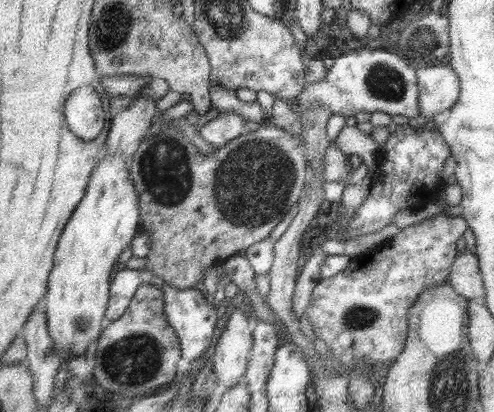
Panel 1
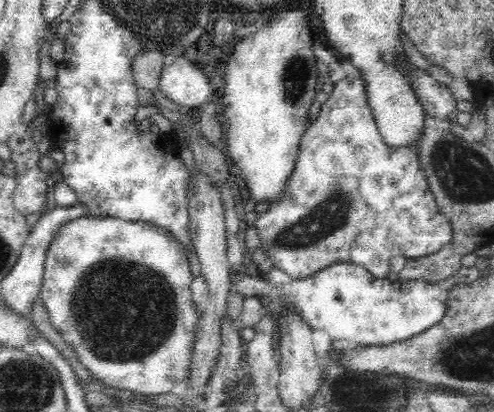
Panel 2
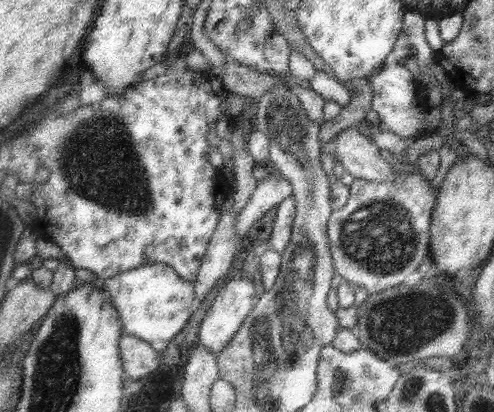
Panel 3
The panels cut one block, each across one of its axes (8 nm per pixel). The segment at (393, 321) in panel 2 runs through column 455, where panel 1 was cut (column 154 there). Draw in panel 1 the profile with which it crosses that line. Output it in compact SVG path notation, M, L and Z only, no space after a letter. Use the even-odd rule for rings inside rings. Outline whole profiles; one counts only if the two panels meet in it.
M119 270L115 272L115 276L111 278L109 282L109 292L107 292L107 306L105 306L105 312L103 312L103 328L107 324L111 324L113 320L117 320L127 304L131 302L133 294L137 292L139 286L153 286L157 290L161 290L161 312L163 312L163 318L165 322L173 328L173 332L177 334L177 340L179 340L179 350L181 350L181 358L185 360L195 360L195 358L201 358L205 354L205 350L209 348L211 344L211 334L213 334L213 328L215 328L215 320L217 320L217 310L215 308L209 308L205 304L205 294L203 290L199 288L193 288L193 290L177 290L177 288L167 288L159 278L155 278L153 274L147 274L147 272L141 272L141 270Z

